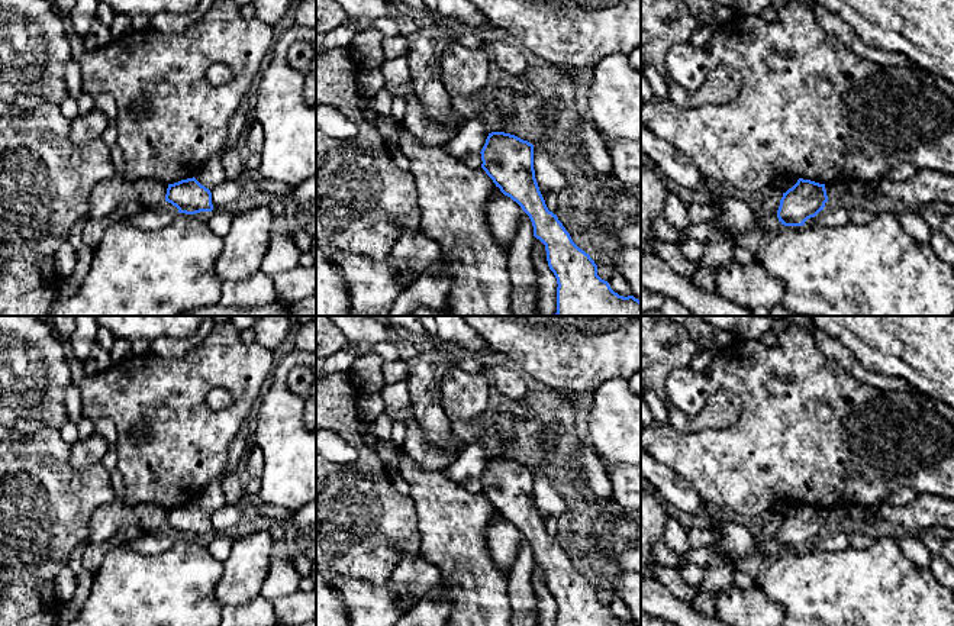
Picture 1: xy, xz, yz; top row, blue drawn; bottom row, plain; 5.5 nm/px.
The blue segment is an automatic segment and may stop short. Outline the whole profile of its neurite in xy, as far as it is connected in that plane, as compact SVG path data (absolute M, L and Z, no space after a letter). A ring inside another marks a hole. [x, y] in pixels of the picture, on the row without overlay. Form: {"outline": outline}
{"outline": "M194 501L168 509L165 526L178 533L178 538L196 539L212 536L212 517L202 510Z"}

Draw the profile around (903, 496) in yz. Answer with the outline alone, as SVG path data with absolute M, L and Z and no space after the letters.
M903 487L899 488L897 491L892 493L890 497L887 498L887 501L893 506L905 506L909 503L913 503L916 498L916 493L913 488L911 487Z

